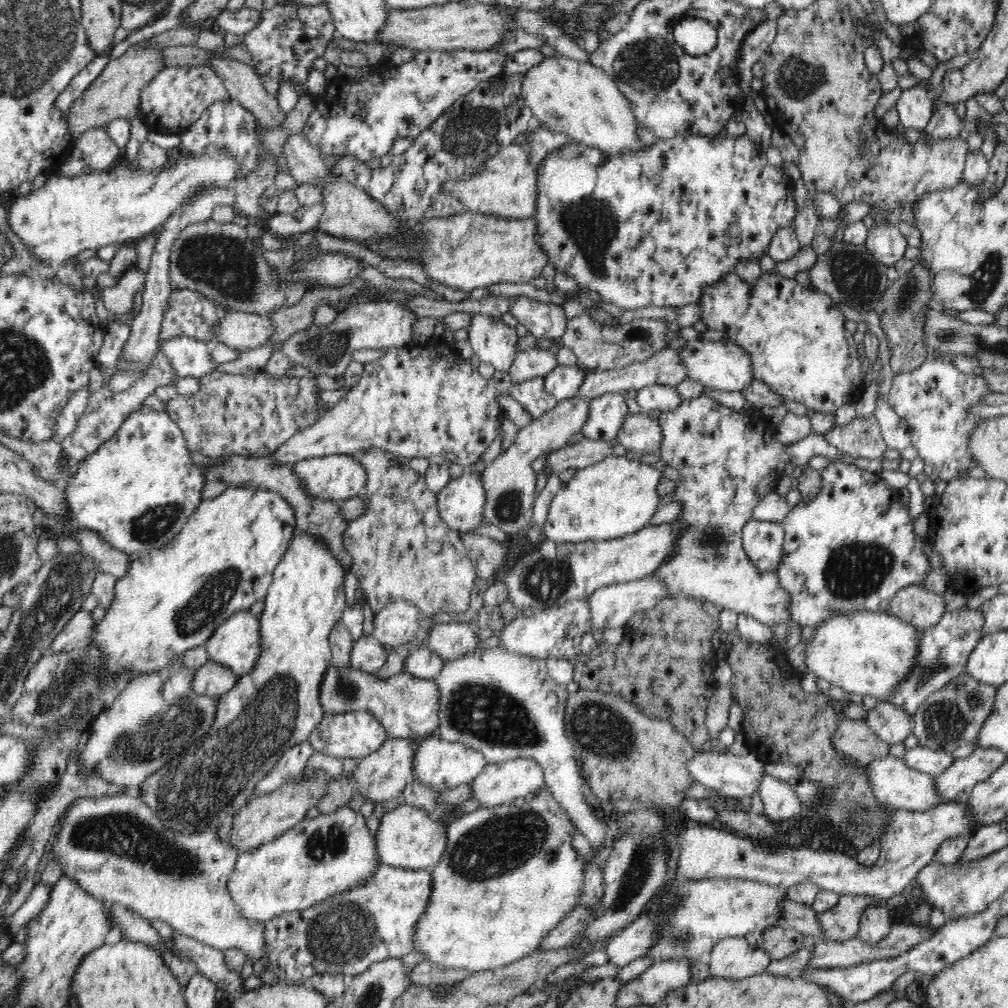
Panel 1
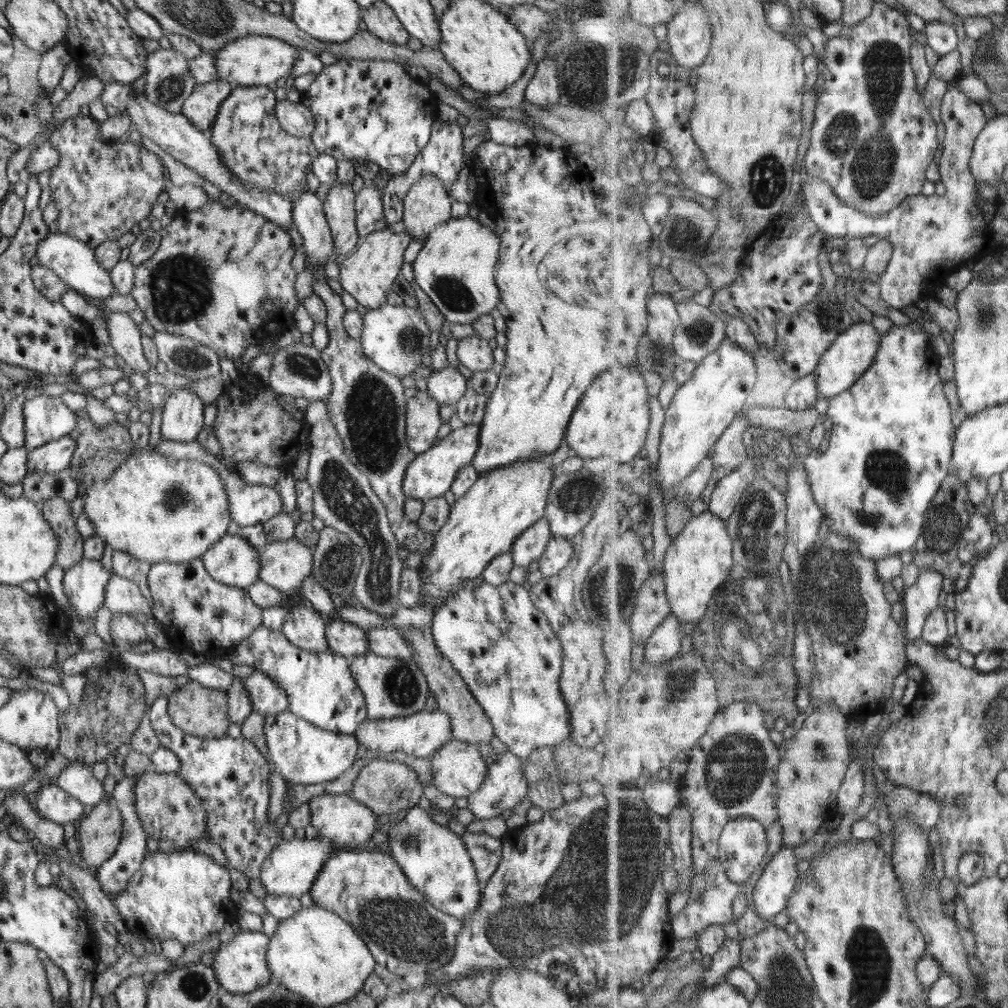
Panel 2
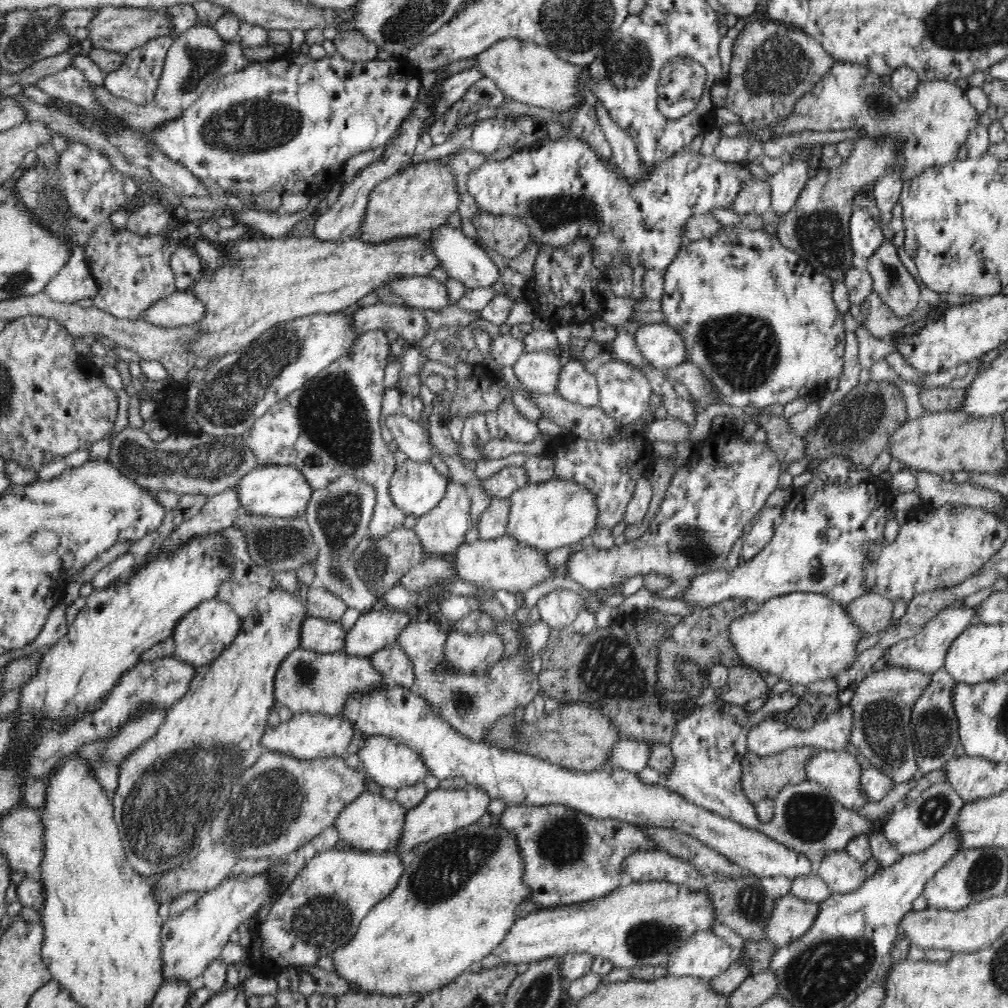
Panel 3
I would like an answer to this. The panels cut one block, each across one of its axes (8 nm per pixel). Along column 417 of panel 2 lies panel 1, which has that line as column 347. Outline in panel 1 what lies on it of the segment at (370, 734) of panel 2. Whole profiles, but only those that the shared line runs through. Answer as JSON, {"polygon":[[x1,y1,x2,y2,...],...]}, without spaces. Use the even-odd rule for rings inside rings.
{"polygon":[[344,712,336,715,323,715,318,726,309,734,309,743,314,752,336,757,363,759,374,752,388,738,384,727,371,714,366,712]]}

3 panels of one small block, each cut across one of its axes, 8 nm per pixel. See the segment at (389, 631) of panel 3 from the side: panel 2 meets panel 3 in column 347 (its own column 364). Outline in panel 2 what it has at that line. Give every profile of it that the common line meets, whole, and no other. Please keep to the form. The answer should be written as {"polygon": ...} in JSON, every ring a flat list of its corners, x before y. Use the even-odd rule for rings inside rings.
{"polygon":[[334,616,326,620,326,640,331,652,349,659,370,652,366,632]]}

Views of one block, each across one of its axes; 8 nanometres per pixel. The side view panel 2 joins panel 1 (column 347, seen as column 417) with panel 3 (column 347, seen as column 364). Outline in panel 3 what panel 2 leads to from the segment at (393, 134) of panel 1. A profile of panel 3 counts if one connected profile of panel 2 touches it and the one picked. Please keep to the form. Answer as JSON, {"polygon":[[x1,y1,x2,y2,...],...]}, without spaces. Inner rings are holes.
{"polygon":[[338,54,333,57,325,57,322,60,313,60,310,55,292,56,288,60,272,60,258,62,246,66,238,72,228,73,216,78,206,90,193,102,176,120,164,122,150,134,146,134,146,141,158,147,164,155,168,155,174,162,187,168,199,181,209,185,217,191,225,191,230,194,247,193,258,195,261,192,276,192,282,196,284,193,299,193,314,197,321,191,332,190,340,181,344,163,348,158,360,154,366,150,379,151,381,146,388,143,392,134,399,130,403,120,408,116,414,102,418,98,421,81,419,76,403,76,397,71,394,62,386,60,350,61]]}

